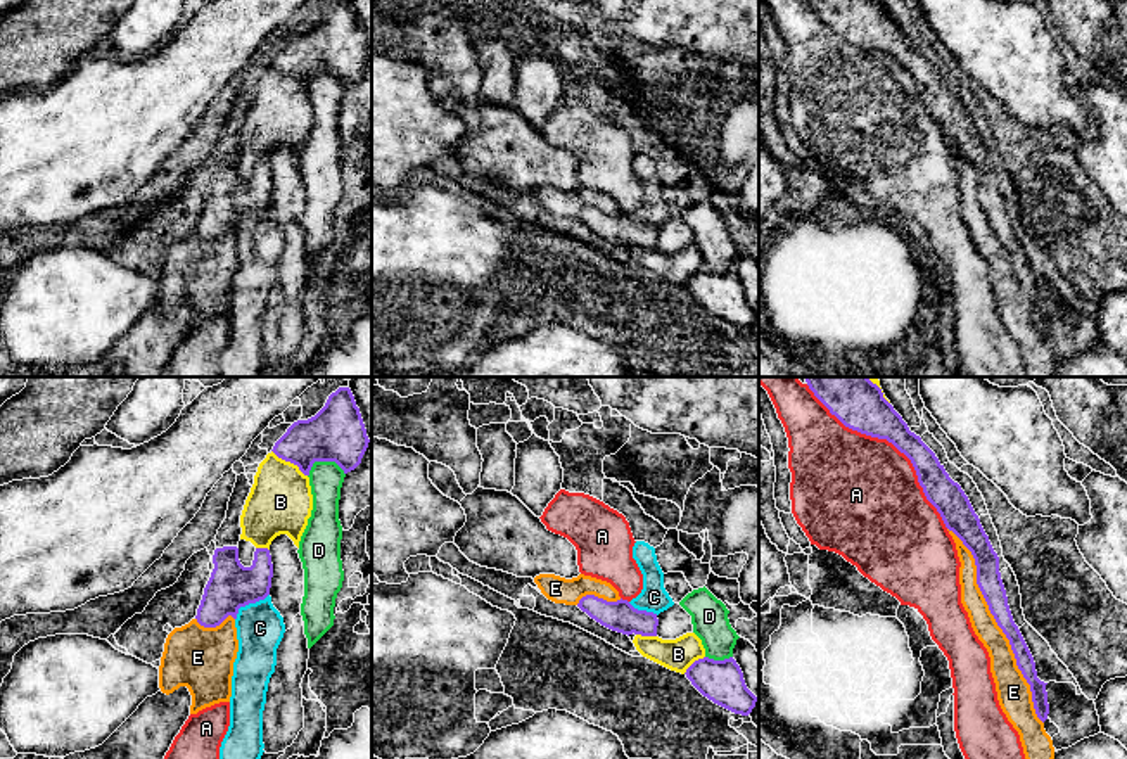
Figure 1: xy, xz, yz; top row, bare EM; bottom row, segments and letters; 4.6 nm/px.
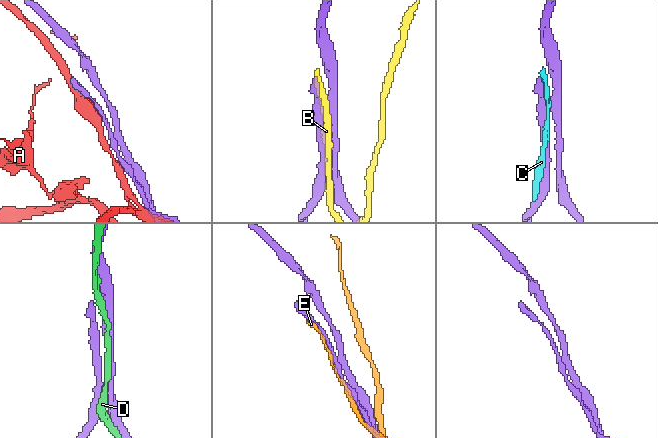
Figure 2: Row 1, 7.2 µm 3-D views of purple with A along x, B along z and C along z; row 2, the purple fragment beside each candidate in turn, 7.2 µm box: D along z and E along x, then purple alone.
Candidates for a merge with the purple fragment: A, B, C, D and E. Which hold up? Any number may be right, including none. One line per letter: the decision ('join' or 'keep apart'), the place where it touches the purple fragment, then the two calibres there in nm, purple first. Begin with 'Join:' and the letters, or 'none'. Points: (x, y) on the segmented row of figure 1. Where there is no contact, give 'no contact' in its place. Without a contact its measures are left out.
Join: none
A: keep apart | yz (891, 441) | 240/480 nm
B: keep apart | xy (289, 460) | 260/300 nm
C: keep apart | xy (248, 604) | 220/220 nm
D: keep apart | xy (327, 460) | 260/160 nm
E: keep apart | yz (998, 625) | 120/130 nm

